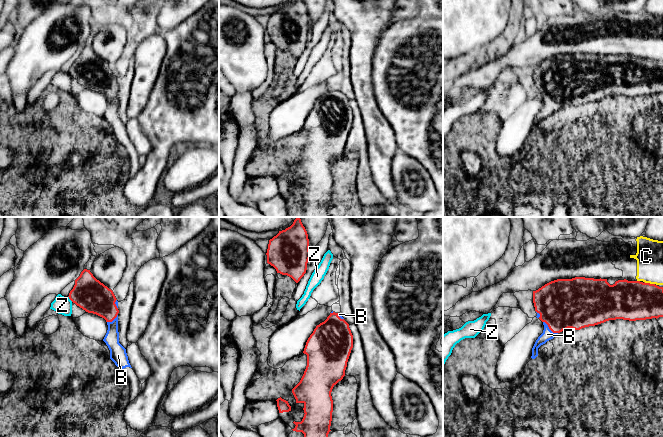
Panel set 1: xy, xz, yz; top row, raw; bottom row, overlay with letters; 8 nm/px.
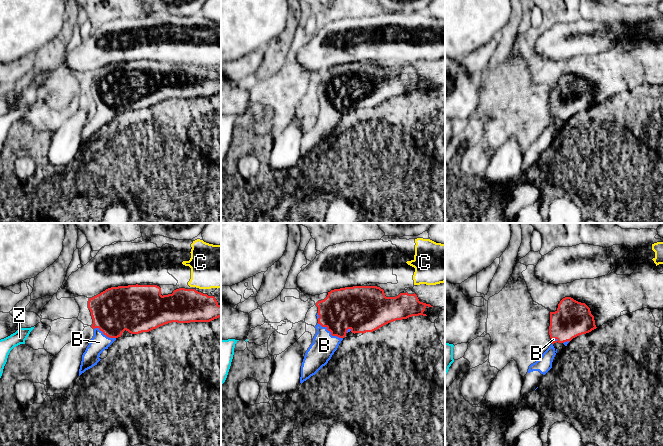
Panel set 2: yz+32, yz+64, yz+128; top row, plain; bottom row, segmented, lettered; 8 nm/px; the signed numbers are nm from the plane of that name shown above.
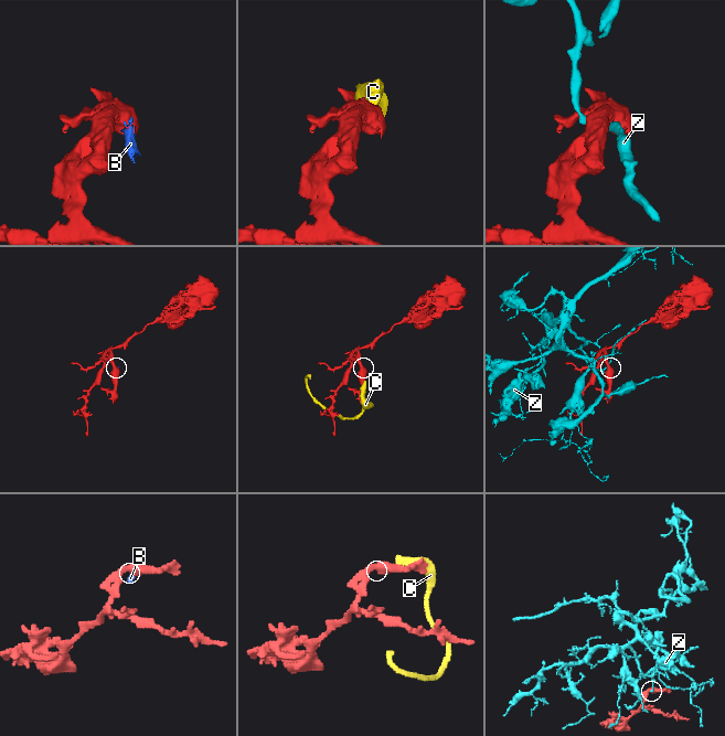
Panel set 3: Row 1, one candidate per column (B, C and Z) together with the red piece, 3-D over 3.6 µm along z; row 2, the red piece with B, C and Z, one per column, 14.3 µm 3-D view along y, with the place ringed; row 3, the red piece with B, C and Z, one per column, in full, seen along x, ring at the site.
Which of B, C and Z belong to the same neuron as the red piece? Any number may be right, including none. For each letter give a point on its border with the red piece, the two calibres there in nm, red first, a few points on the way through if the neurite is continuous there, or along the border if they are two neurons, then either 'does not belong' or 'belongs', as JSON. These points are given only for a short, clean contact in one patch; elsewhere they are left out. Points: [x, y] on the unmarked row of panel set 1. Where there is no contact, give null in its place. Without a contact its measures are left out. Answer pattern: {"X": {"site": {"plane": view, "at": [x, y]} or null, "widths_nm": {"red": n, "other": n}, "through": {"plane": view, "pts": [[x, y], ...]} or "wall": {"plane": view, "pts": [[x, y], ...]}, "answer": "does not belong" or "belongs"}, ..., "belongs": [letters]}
{"B": {"site": {"plane": "yz", "at": [550, 105]}, "widths_nm": {"red": 400, "other": 90}, "through": {"plane": "yz", "pts": [[563, 79], [558, 84], [550, 105], [547, 110]]}, "answer": "belongs"}, "C": {"site": {"plane": "yz", "at": [649, 59]}, "widths_nm": {"red": 320, "other": 220}, "answer": "does not belong"}, "Z": {"site": {"plane": "xy", "at": [70, 75]}, "widths_nm": {"red": 260, "other": 140}, "wall": {"plane": "xy", "pts": [[68, 72], [72, 77]]}, "answer": "does not belong"}, "belongs": ["B"]}

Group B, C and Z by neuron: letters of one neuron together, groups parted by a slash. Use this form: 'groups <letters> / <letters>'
groups B / C / Z

